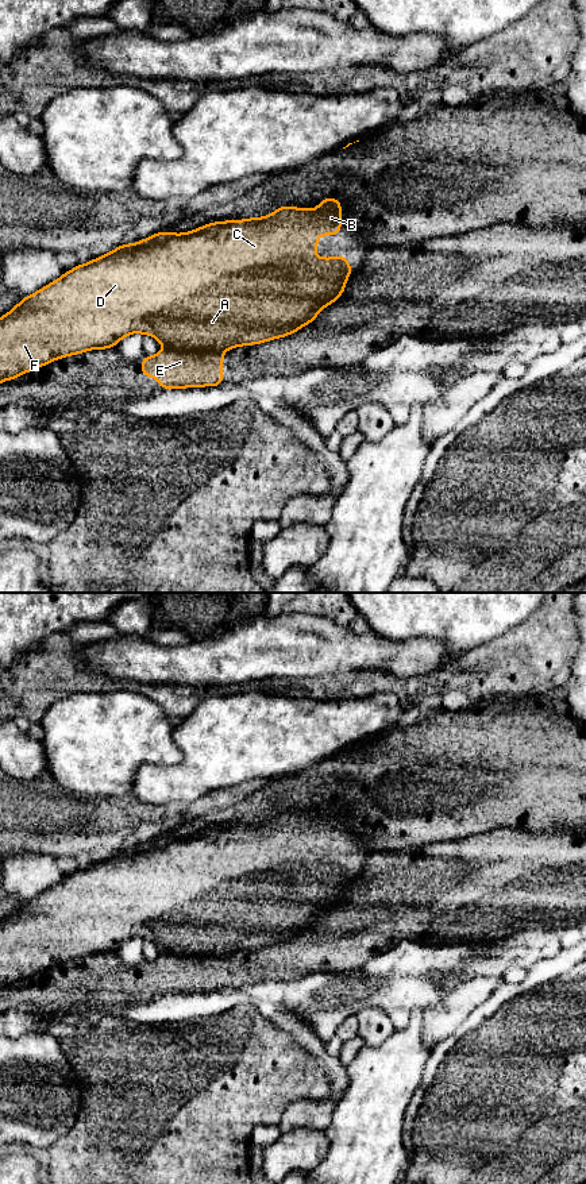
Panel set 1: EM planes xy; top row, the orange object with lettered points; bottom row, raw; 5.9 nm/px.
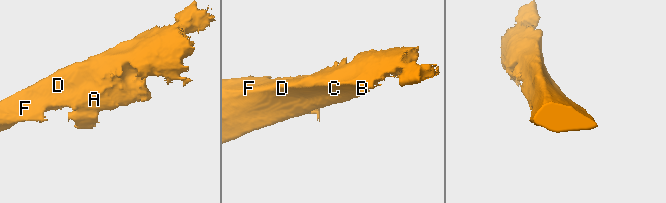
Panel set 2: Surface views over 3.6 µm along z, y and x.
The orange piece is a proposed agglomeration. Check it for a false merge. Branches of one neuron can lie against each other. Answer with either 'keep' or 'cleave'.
cleave

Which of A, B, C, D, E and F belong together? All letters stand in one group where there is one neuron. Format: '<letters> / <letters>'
A B C D F / E

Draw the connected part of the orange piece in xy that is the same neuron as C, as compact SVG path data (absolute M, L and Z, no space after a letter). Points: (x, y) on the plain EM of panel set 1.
M325 803L316 814L279 811L266 822L209 828L186 838L158 837L138 848L122 849L24 902L0 922L0 987L63 961L115 953L120 944L134 937L151 940L171 954L186 956L227 956L292 940L312 927L323 913L338 906L346 894L352 873L350 867L343 860L313 860L317 841L339 840L340 832L340 805Z

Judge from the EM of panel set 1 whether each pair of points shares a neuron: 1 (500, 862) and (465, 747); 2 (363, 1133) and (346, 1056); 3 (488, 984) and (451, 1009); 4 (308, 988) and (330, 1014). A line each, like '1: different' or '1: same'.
1: different
2: different
3: same
4: same

